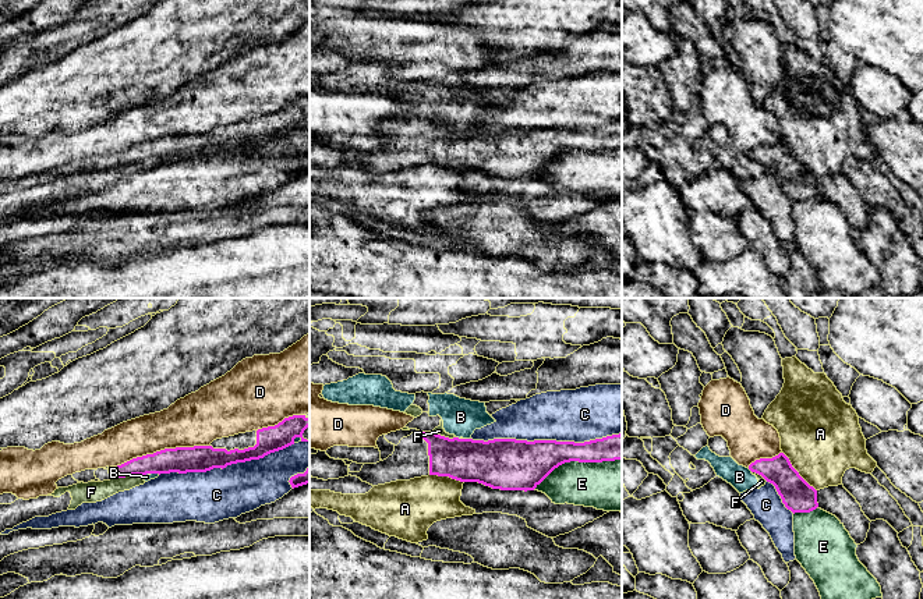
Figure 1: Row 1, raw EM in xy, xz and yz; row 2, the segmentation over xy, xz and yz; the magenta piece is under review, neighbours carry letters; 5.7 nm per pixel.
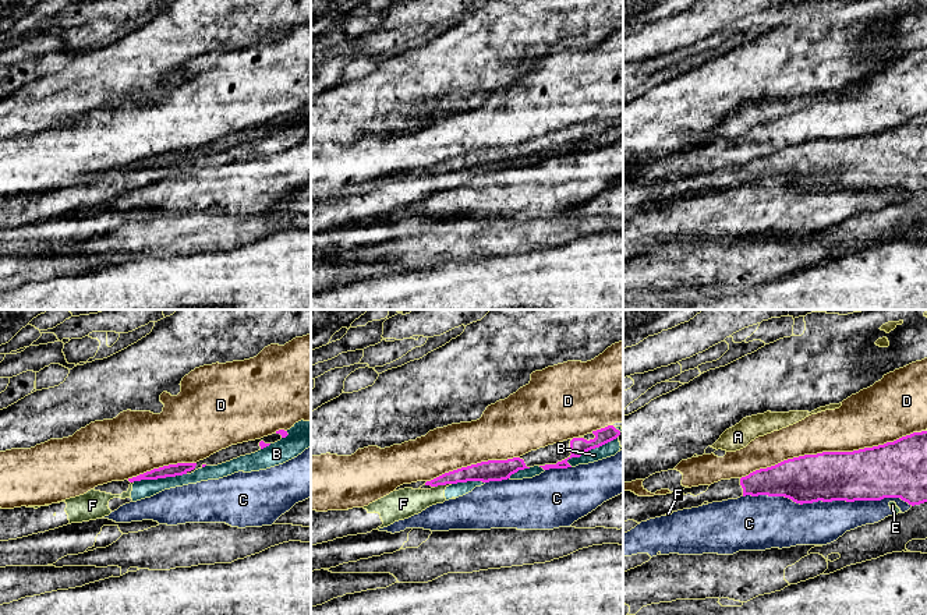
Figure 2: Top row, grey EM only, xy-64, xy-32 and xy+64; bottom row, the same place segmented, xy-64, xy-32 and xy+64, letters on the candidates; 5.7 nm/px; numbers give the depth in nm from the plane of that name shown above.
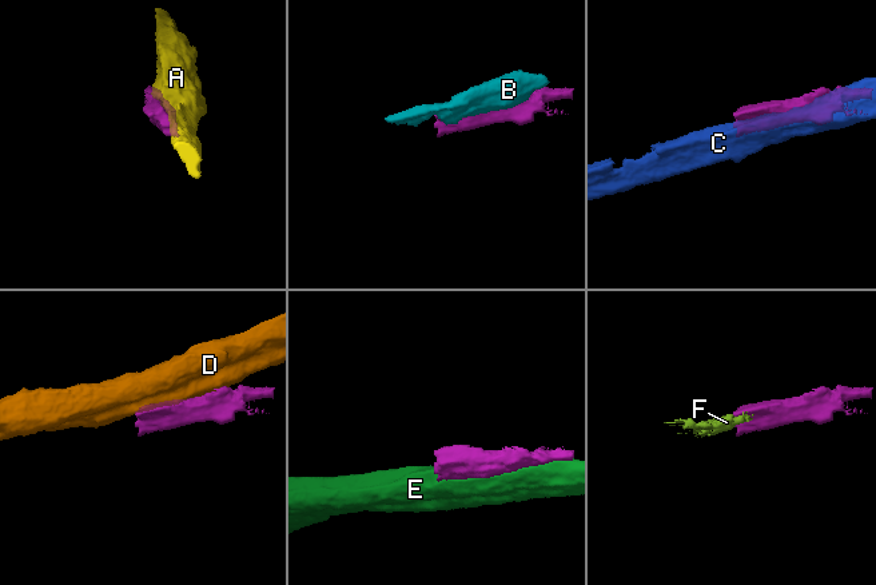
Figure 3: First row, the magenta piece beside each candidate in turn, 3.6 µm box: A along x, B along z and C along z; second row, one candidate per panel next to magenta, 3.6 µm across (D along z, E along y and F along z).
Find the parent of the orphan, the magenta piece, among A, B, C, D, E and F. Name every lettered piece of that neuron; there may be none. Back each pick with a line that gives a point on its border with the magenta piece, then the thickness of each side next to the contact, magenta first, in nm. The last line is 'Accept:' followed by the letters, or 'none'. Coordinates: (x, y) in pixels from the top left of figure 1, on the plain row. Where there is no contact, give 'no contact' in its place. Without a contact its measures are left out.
Accept: none

